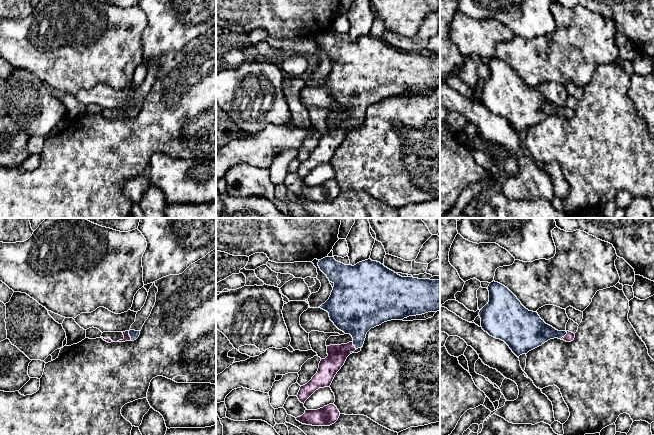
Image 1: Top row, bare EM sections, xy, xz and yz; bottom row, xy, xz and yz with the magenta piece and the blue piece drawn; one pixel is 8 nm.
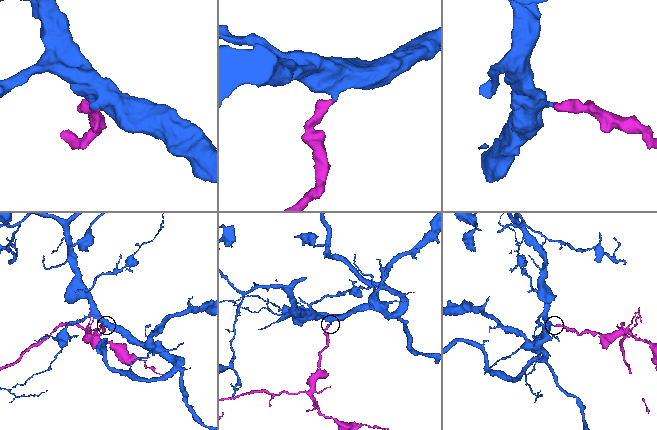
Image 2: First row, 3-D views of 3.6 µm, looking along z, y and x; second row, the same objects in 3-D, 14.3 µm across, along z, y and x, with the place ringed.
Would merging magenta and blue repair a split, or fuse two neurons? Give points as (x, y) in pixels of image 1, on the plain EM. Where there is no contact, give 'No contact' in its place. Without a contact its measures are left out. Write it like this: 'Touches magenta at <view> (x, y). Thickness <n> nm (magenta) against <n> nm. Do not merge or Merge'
Touches magenta at xy (129, 112). Thickness 50 nm (magenta) against 70 nm. Merge

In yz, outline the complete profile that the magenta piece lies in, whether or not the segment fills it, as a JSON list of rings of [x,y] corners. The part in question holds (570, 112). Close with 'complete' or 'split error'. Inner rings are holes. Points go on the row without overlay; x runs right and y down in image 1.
[[[493,57],[487,65],[489,67],[489,78],[479,88],[481,103],[490,112],[504,117],[517,133],[527,130],[550,115],[562,114],[566,118],[574,116],[574,109],[558,107],[546,100],[537,88],[526,85],[517,73],[504,61]]]; split error

